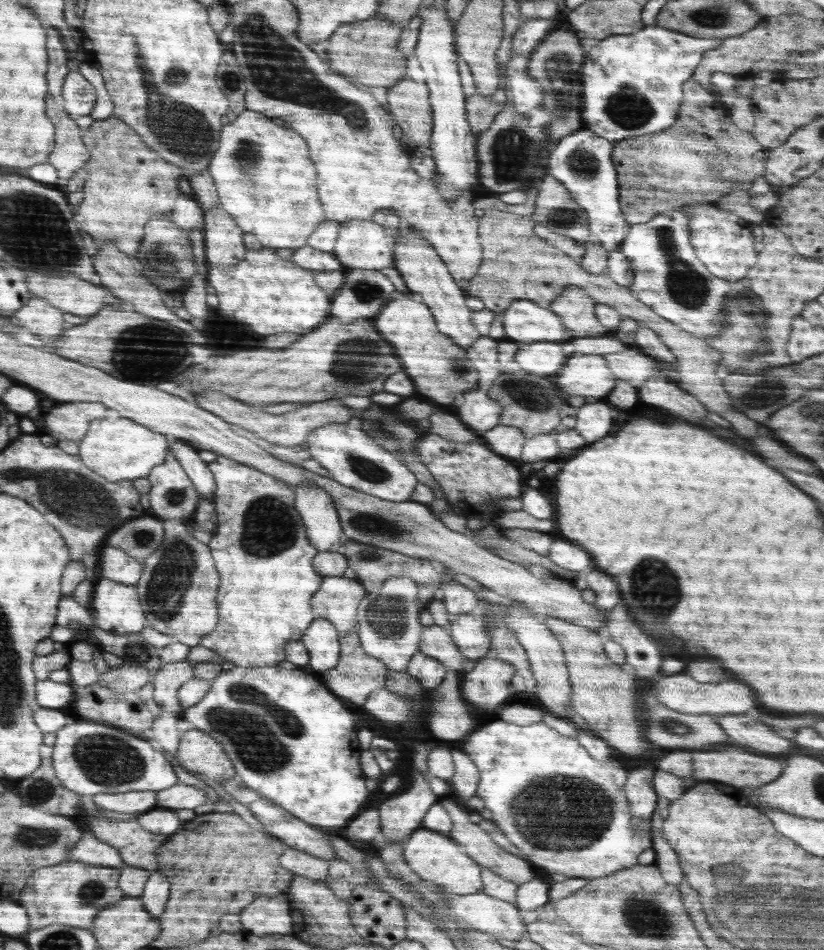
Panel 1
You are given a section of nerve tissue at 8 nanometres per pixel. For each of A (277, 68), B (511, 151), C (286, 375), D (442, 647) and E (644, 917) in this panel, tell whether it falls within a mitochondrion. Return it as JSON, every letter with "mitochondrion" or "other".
{"A":"mitochondrion","B":"mitochondrion","C":"other","D":"other","E":"mitochondrion"}

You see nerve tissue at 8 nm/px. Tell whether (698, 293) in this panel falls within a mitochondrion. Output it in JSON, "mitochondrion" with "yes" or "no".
{"mitochondrion":"yes"}

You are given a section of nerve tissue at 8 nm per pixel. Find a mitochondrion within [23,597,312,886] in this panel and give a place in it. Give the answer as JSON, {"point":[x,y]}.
{"point":[260,729]}

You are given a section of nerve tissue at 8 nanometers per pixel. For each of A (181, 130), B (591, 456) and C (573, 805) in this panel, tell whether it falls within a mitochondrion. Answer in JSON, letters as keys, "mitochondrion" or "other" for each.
{"A":"mitochondrion","B":"other","C":"mitochondrion"}

